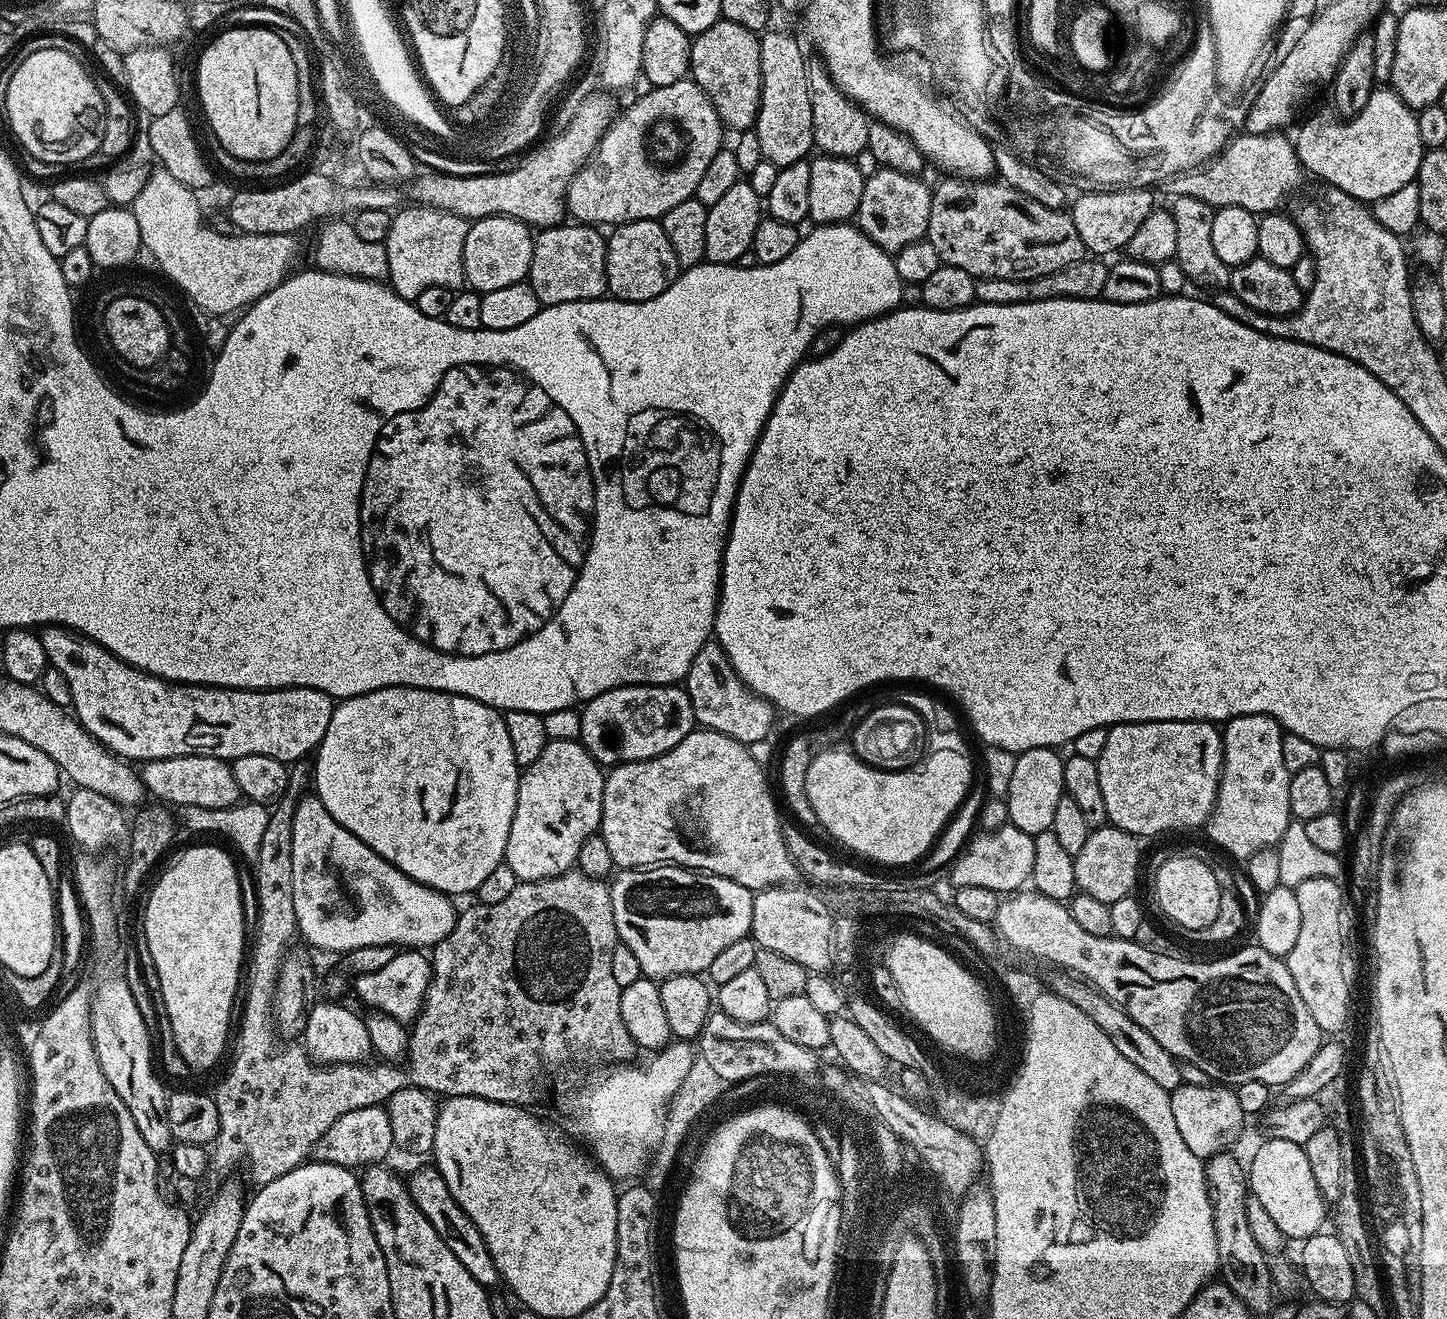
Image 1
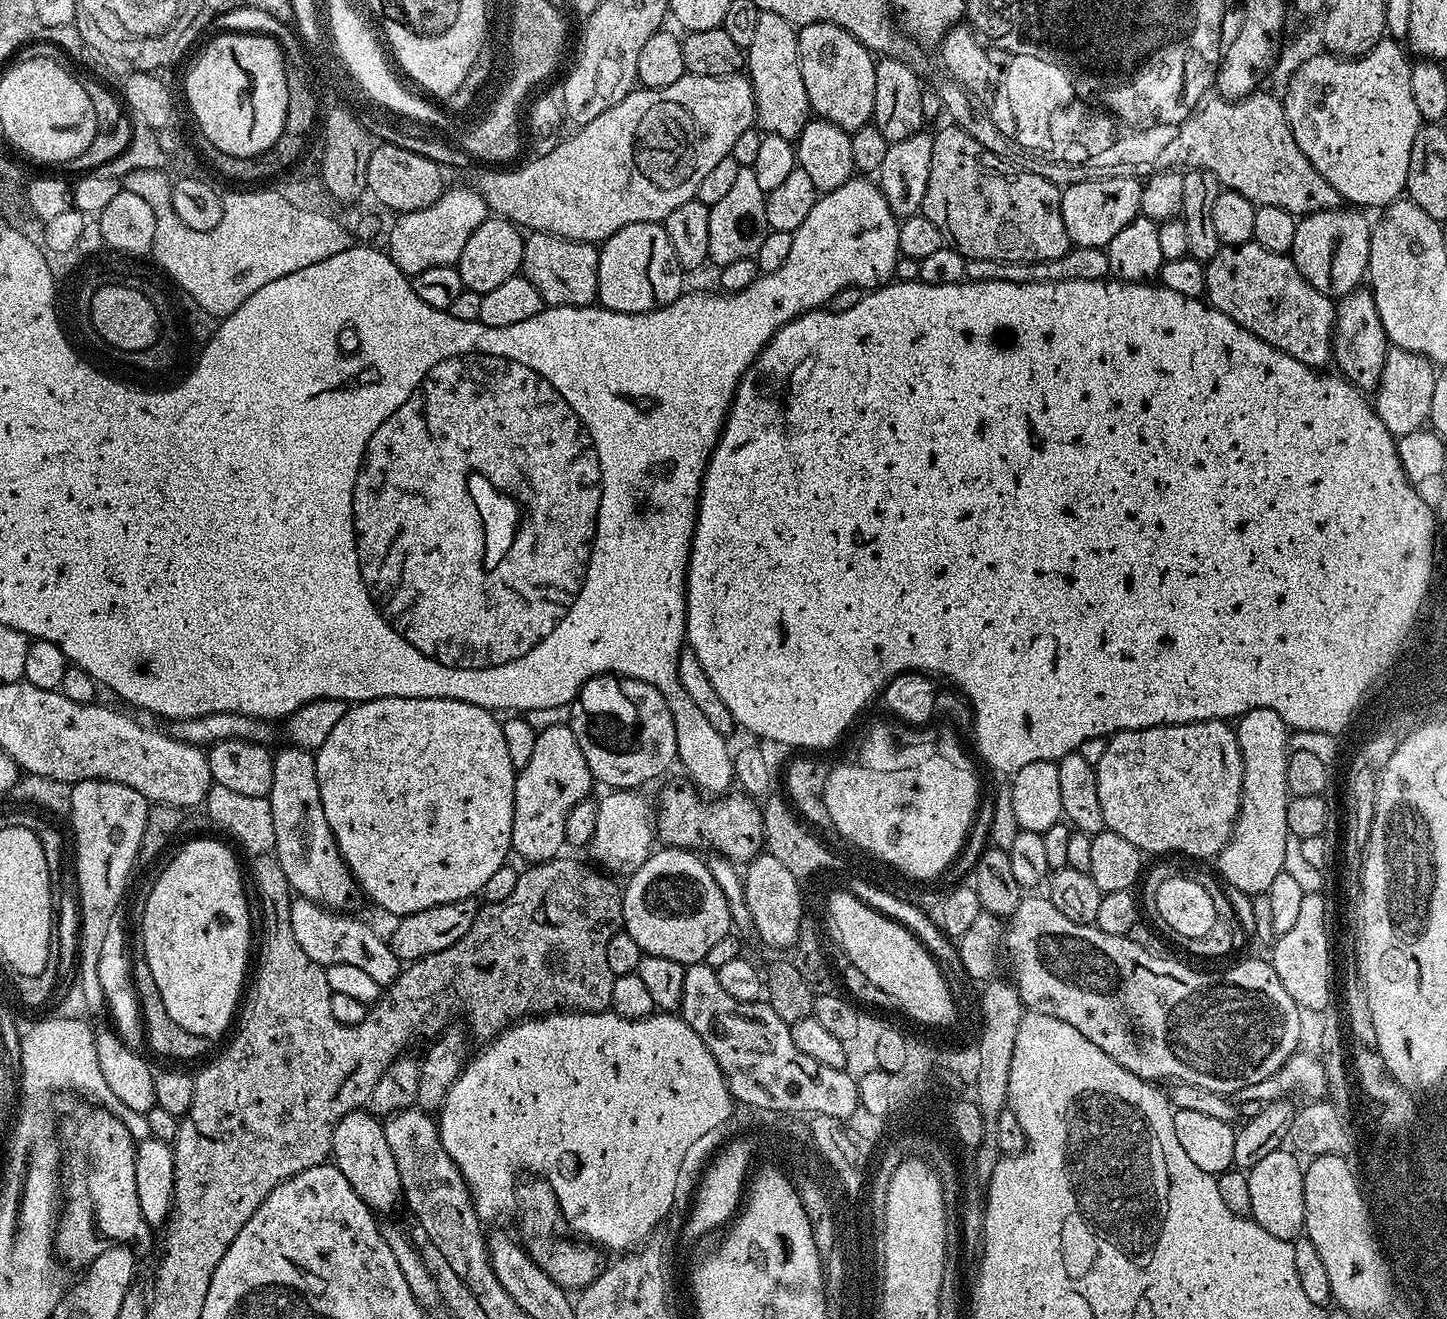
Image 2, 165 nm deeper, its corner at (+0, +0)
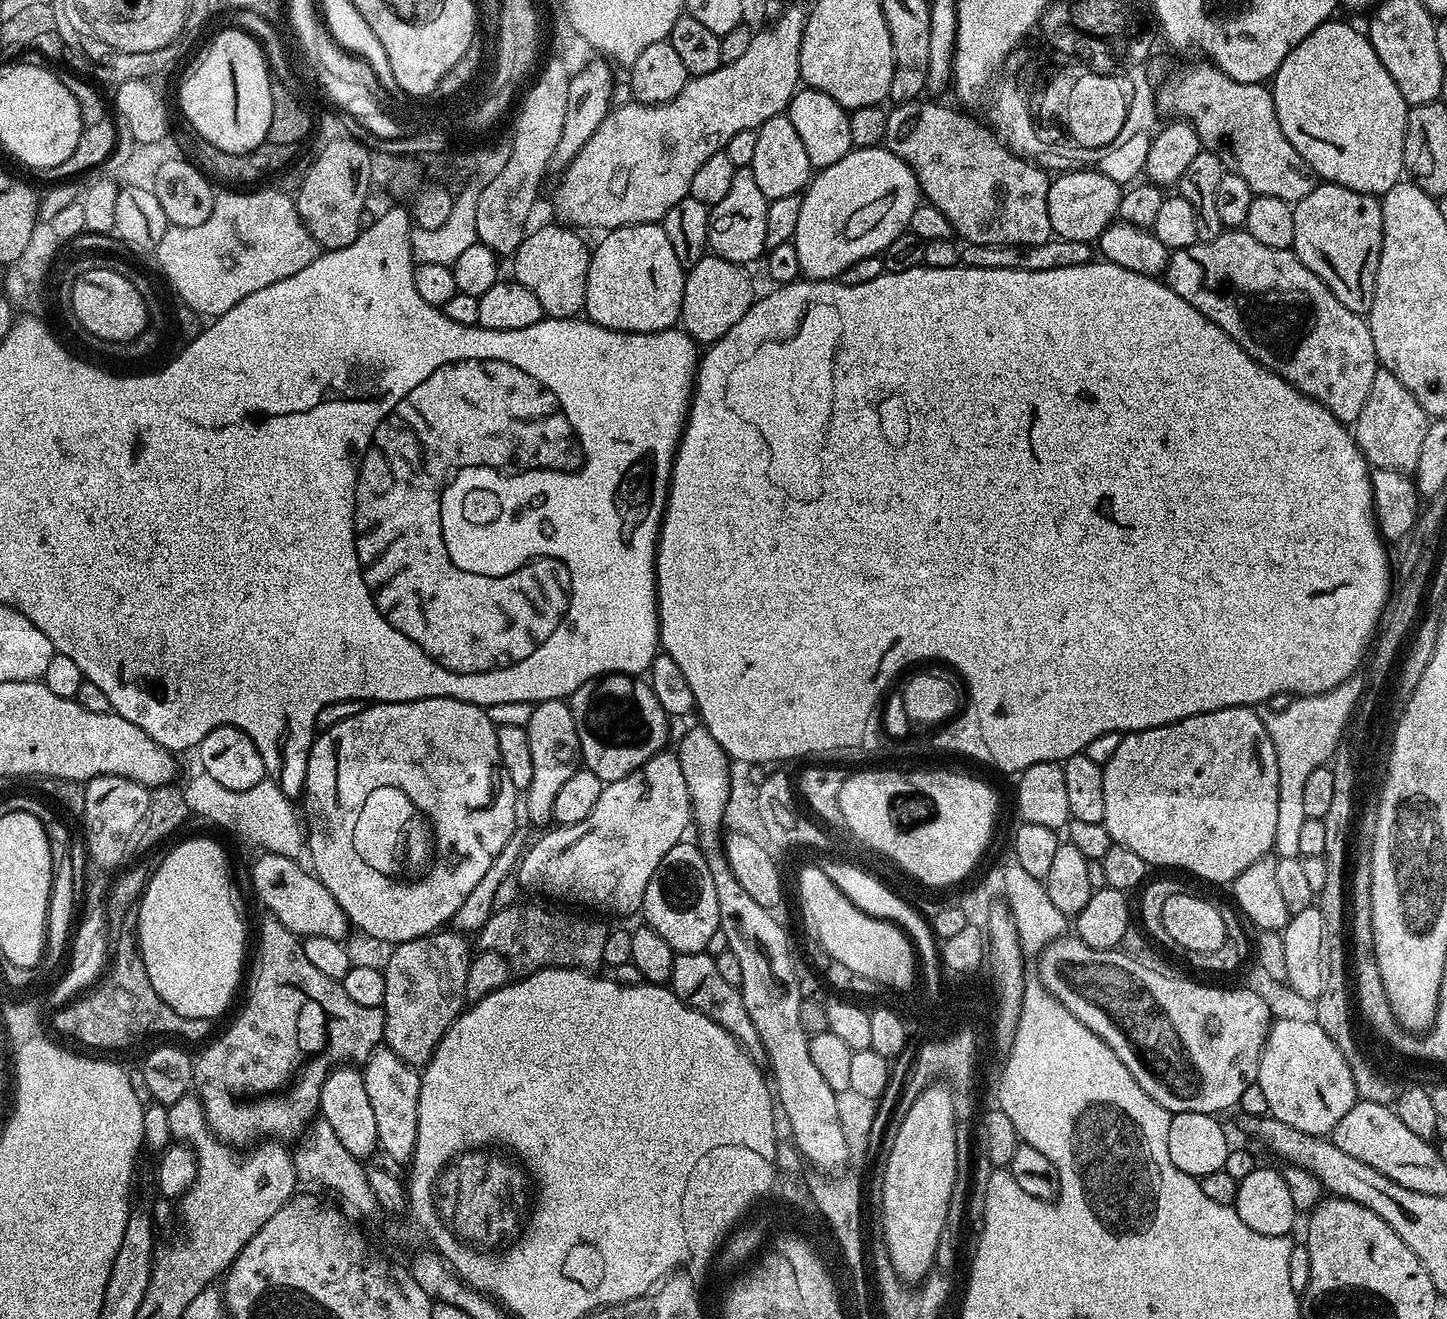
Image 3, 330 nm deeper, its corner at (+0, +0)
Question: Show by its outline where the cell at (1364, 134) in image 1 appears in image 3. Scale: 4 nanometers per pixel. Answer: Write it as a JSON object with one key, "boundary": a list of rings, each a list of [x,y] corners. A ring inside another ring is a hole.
{"boundary":[[[1333,18],[1322,26],[1318,26],[1310,34],[1306,34],[1306,38],[1302,38],[1302,42],[1298,42],[1298,46],[1294,46],[1294,50],[1290,50],[1290,54],[1286,54],[1282,66],[1278,66],[1275,76],[1270,81],[1270,91],[1274,110],[1278,114],[1278,126],[1282,126],[1282,134],[1286,134],[1286,138],[1290,138],[1290,146],[1294,146],[1294,150],[1298,150],[1298,154],[1302,154],[1302,158],[1306,158],[1306,162],[1321,181],[1341,184],[1350,190],[1359,192],[1382,194],[1386,190],[1390,190],[1390,186],[1394,186],[1405,175],[1404,131],[1410,106],[1402,98],[1398,86],[1394,83],[1394,78],[1390,78],[1390,70],[1386,70],[1380,54],[1374,50],[1374,46],[1361,29],[1359,32],[1354,25],[1343,24],[1339,18]]]}

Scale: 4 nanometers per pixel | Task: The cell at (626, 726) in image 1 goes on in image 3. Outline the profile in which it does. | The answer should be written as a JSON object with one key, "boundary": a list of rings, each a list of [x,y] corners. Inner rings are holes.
{"boundary":[[[609,674],[601,676],[592,681],[591,684],[583,684],[578,691],[573,692],[570,697],[570,703],[572,706],[572,713],[574,714],[574,722],[576,723],[576,729],[578,730],[578,742],[580,743],[580,758],[583,767],[590,769],[594,774],[598,774],[598,778],[604,781],[605,784],[613,784],[615,780],[621,780],[626,778],[626,774],[630,774],[634,770],[638,770],[638,766],[642,766],[646,762],[650,762],[650,758],[654,758],[654,754],[661,751],[665,747],[664,744],[668,740],[668,723],[670,723],[670,717],[664,712],[662,704],[658,702],[658,698],[655,697],[654,690],[651,688],[647,679],[641,678],[636,674]]]}

